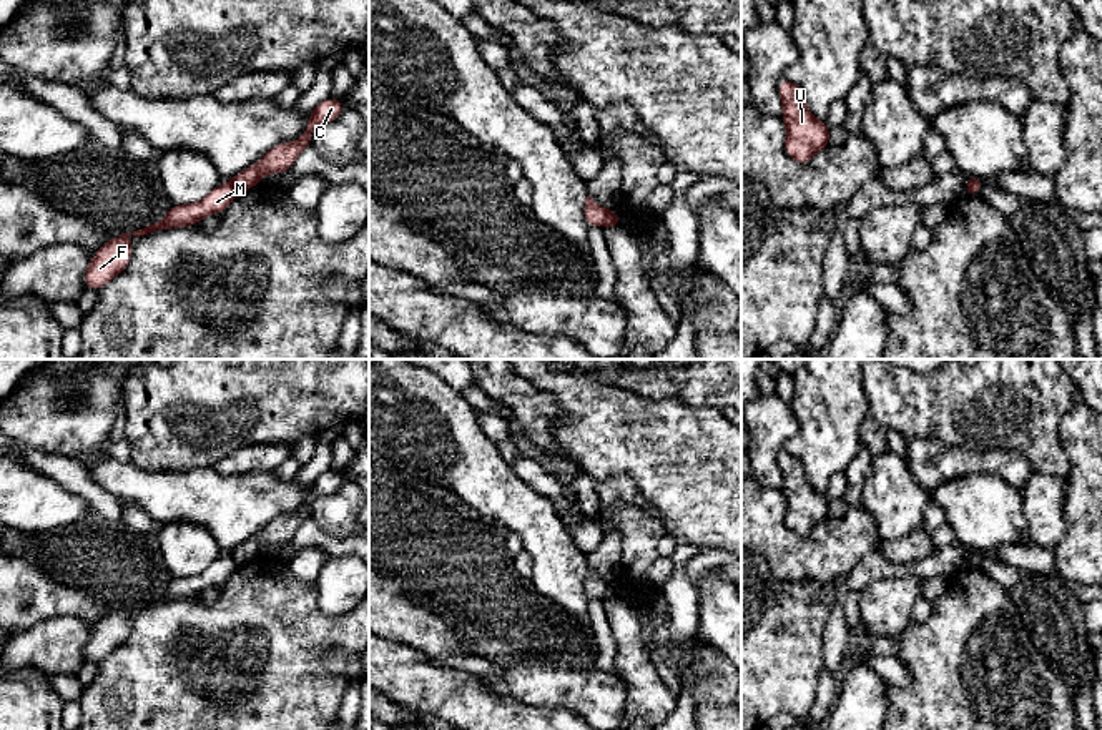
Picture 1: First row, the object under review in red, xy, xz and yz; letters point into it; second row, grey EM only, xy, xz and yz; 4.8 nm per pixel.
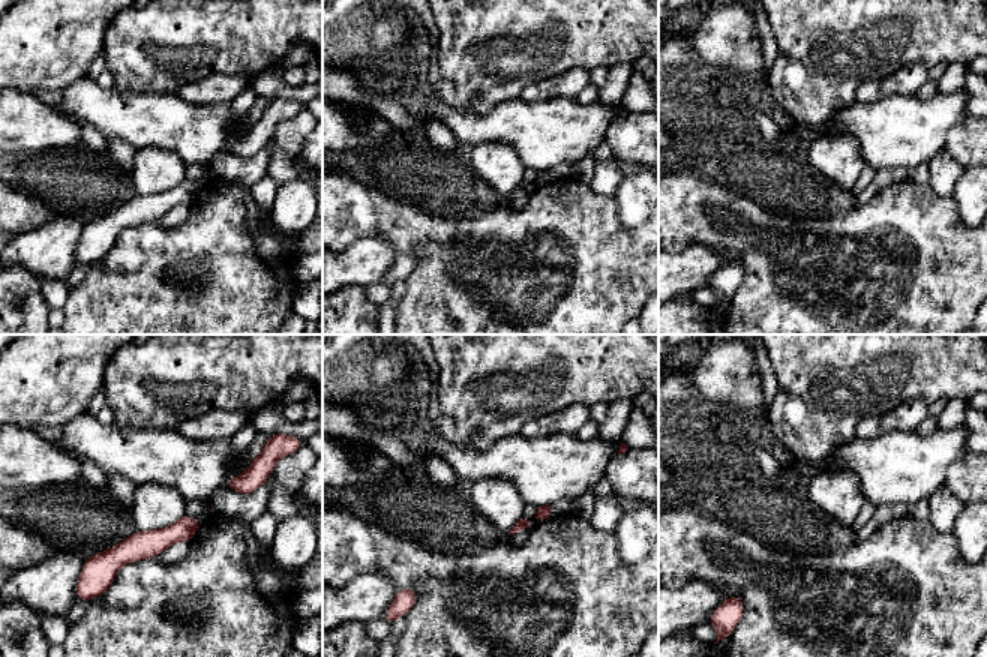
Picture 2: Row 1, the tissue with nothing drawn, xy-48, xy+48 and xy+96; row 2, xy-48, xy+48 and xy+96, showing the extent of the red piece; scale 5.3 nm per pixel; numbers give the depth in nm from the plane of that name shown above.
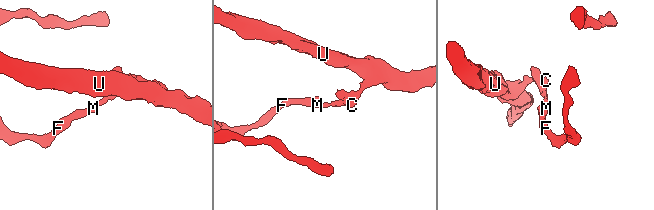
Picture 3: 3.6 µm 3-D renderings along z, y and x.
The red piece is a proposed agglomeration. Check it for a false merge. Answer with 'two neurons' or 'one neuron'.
two neurons

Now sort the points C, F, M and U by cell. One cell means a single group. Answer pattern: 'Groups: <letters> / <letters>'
Groups: C U / F M

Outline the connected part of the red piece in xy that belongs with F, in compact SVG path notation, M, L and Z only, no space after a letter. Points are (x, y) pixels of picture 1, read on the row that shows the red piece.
M219 183L206 198L191 205L173 205L165 218L155 224L133 233L123 233L118 238L108 239L96 254L90 259L85 273L85 291L101 289L116 274L120 274L131 259L130 234L145 236L156 229L171 229L181 226L194 226L211 213L223 215L228 205L236 196L229 183Z

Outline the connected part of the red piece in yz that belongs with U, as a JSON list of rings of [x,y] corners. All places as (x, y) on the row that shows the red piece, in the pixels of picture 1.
[[[781,78],[778,95],[783,101],[781,118],[786,125],[786,155],[793,161],[806,165],[818,151],[829,146],[829,126],[811,115],[798,83]]]

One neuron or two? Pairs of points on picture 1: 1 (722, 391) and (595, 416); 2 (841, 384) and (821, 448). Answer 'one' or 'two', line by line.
1: two
2: one

